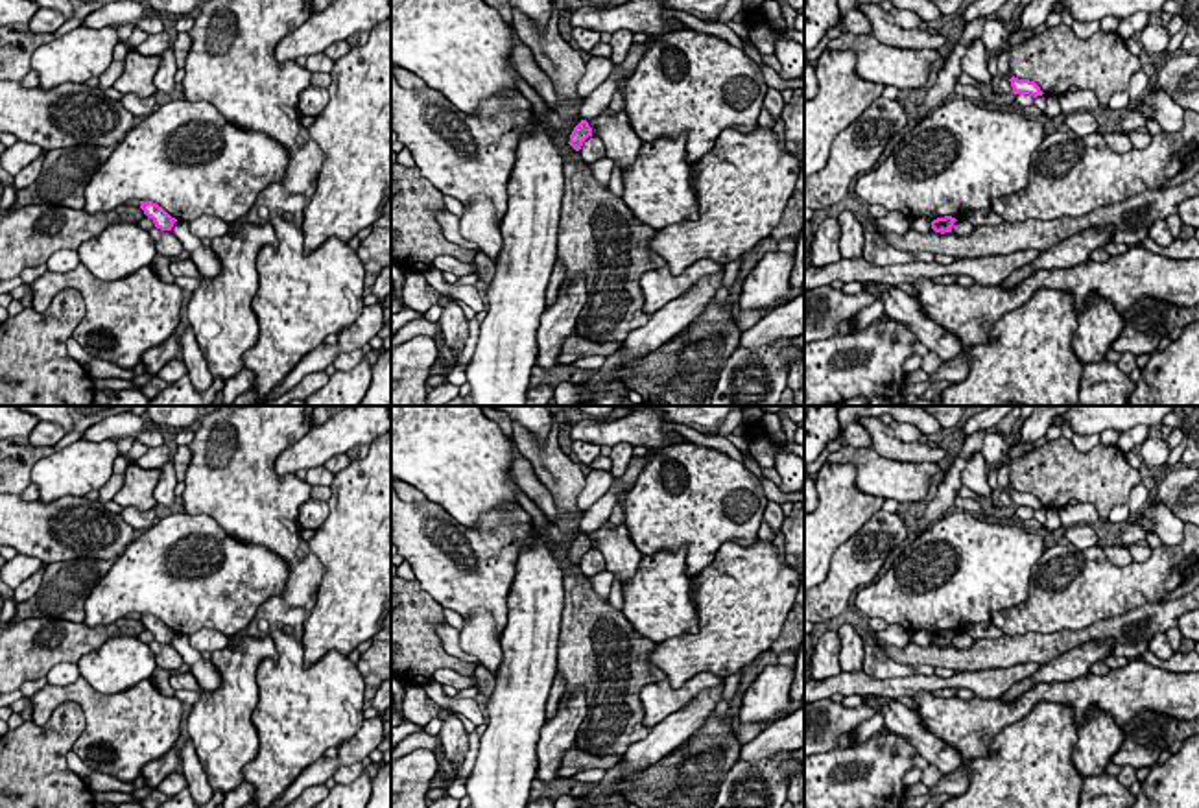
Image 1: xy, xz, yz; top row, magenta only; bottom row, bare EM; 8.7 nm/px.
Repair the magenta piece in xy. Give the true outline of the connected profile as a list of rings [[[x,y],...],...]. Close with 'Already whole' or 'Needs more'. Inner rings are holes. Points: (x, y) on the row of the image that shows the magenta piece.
[[[140,201],[140,208],[148,218],[153,220],[155,227],[160,231],[172,231],[173,223],[177,221],[172,218],[162,207],[153,201]]]. Already whole

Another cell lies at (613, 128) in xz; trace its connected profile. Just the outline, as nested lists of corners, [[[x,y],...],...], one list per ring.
[[[611,107],[588,120],[592,135],[605,144],[605,155],[612,159],[623,172],[636,160],[642,146],[640,137],[629,124],[625,111],[612,111]]]

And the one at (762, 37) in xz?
[[[767,24],[751,28],[749,39],[760,53],[767,53],[767,55],[773,53],[777,35]]]

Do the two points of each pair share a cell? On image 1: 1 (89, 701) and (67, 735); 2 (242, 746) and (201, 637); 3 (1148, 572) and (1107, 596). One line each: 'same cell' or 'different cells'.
1: different cells
2: different cells
3: same cell

